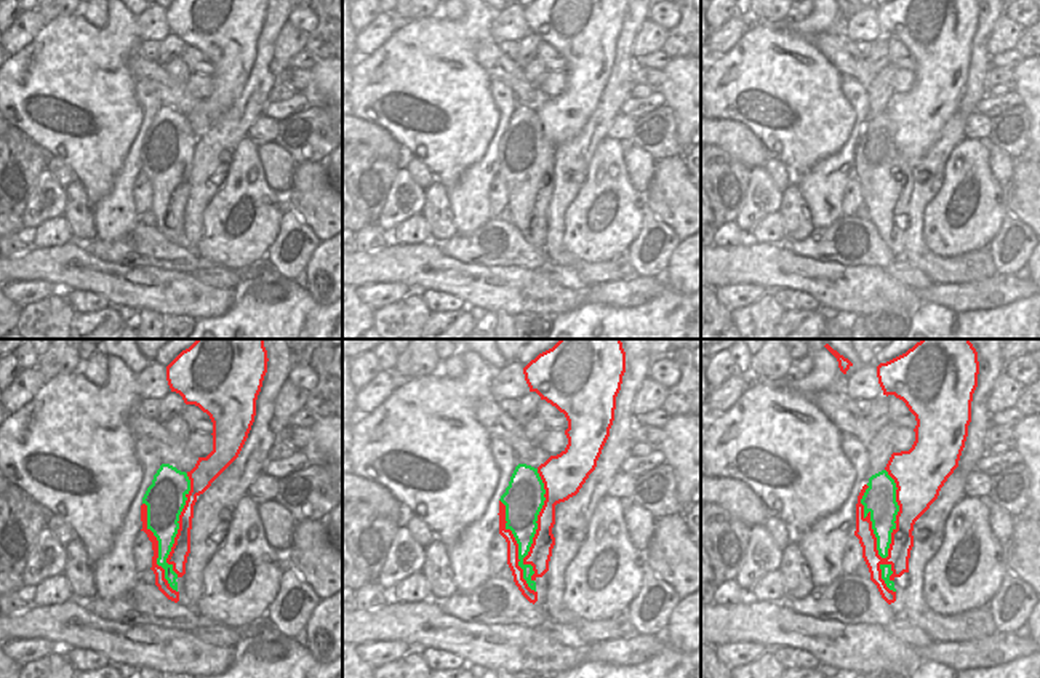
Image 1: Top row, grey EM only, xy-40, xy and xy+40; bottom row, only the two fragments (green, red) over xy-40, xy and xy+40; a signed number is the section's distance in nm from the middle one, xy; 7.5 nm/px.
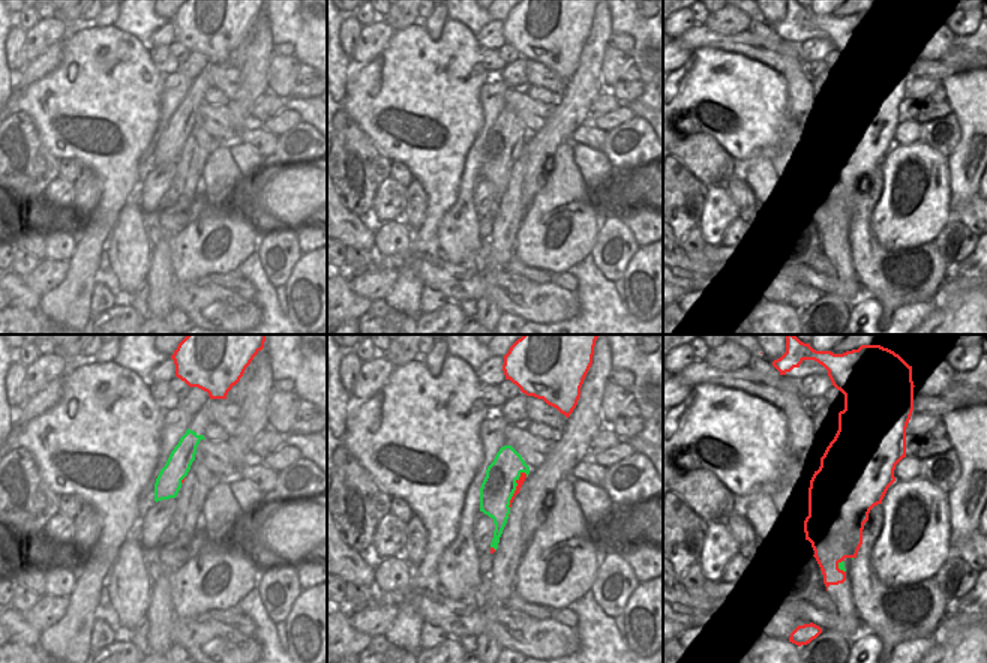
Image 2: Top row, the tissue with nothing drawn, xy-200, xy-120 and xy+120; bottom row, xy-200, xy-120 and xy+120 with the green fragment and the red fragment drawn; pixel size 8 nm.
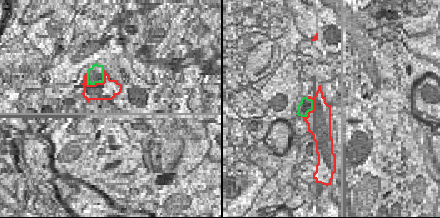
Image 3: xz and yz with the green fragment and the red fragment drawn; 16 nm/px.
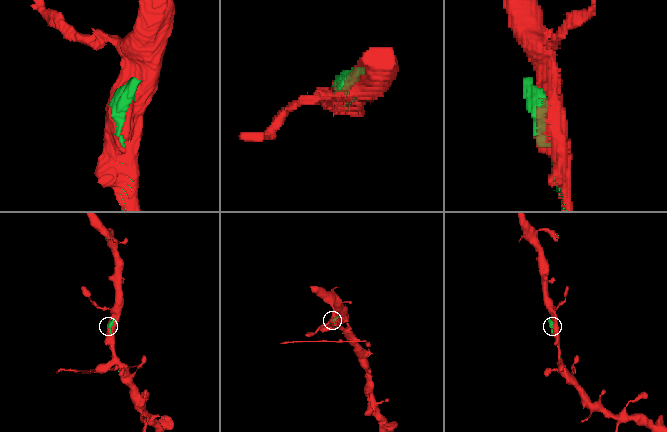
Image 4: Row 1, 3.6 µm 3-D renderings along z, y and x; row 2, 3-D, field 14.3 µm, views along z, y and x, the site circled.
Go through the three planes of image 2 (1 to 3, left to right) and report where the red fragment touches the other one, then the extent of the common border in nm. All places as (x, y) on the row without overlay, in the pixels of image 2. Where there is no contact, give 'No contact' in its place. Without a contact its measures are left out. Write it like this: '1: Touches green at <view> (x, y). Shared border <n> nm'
1: Touches green at xy-200 (183, 141). Shared border 70 nm
2: Touches green at xy-120 (515, 153). Shared border 320 nm
3: Touches green at xy+120 (839, 231). Shared border 110 nm.

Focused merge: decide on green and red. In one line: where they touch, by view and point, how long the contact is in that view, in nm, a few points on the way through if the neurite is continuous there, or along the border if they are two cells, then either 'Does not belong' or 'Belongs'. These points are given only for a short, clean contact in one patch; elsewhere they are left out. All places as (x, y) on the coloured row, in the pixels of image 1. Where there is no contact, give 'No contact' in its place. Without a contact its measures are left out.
Touches green at xy (535, 531). Shared border 950 nm. Does not belong.

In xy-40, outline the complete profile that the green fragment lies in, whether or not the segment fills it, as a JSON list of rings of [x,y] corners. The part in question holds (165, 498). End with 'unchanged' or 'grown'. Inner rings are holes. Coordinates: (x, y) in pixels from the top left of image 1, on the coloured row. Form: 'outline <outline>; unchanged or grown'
outline [[[162,464],[142,497],[142,504],[147,505],[147,529],[158,540],[157,564],[165,569],[165,579],[179,593],[181,603],[184,601],[184,577],[179,577],[173,571],[173,564],[168,564],[166,558],[174,544],[179,515],[186,505],[189,491],[190,480],[187,473],[170,464]]]; grown

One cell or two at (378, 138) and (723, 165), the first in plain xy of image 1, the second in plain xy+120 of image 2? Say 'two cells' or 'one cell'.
one cell

